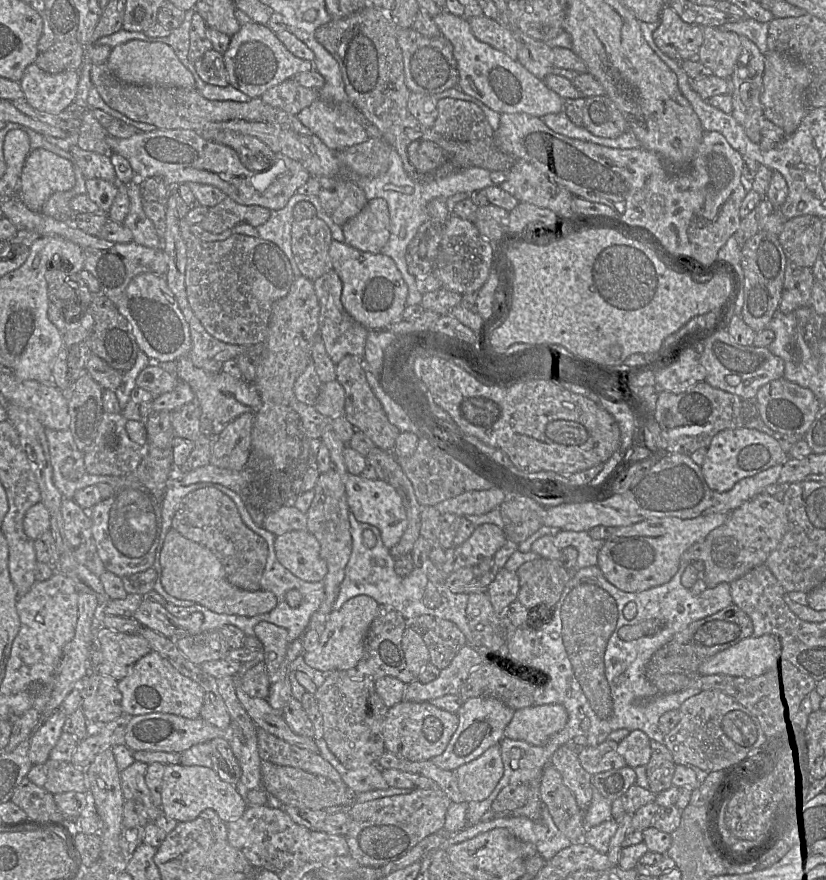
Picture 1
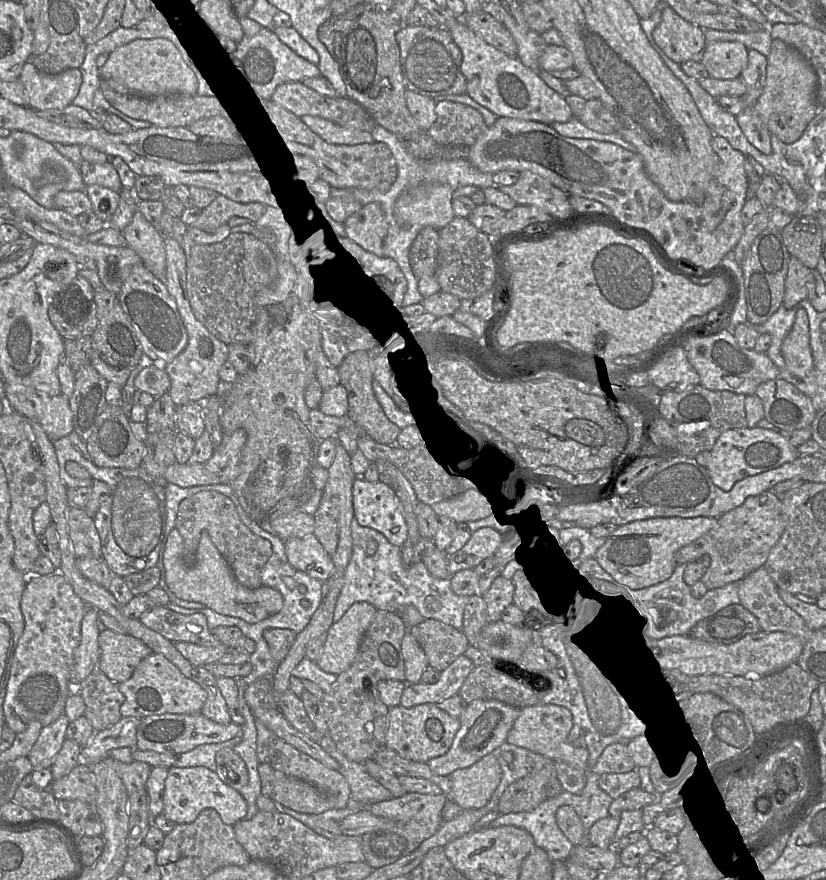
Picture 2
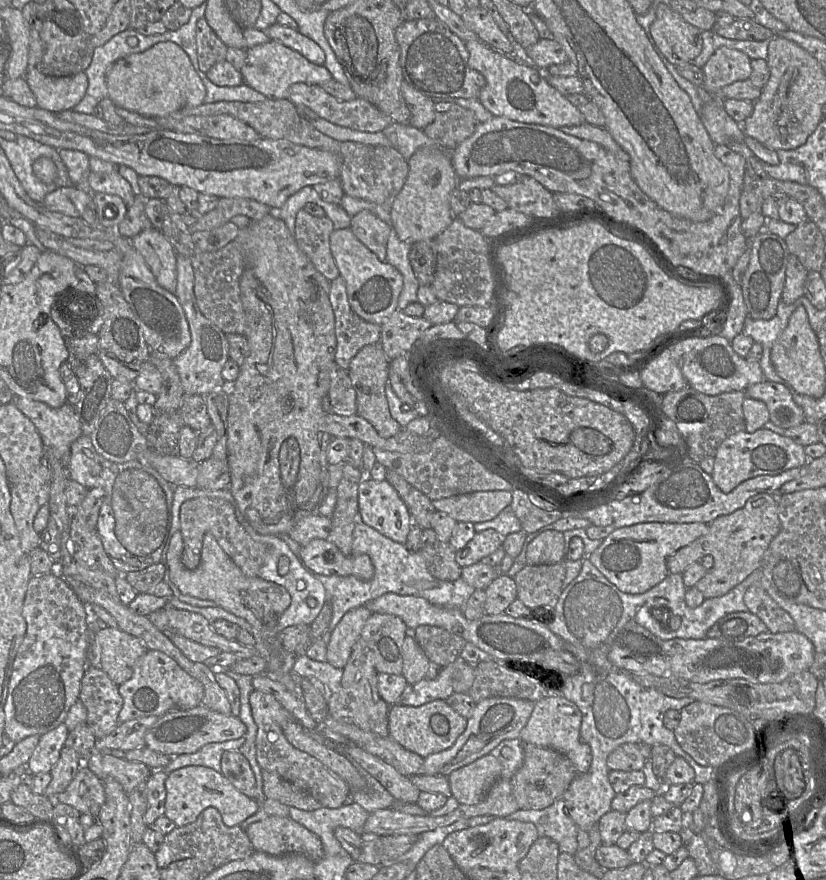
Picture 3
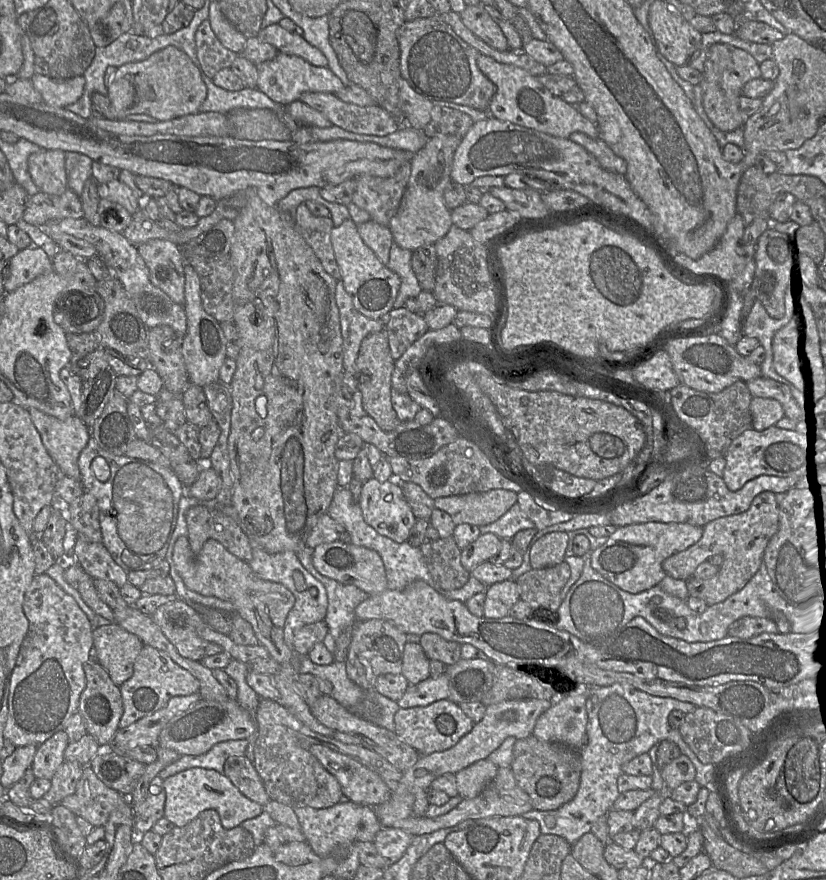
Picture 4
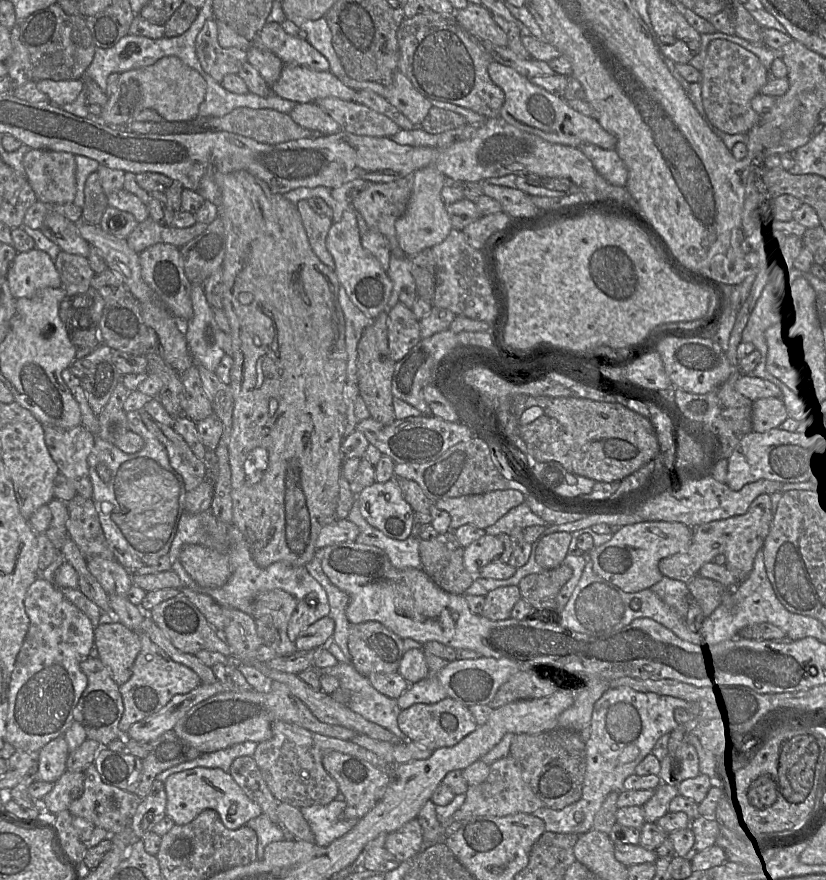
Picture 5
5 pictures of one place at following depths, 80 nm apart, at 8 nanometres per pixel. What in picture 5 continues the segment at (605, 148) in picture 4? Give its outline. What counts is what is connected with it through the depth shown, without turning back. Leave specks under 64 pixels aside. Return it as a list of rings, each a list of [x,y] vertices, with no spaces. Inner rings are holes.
[[[582,144],[579,149],[607,182],[614,186],[626,186],[628,170],[616,150],[602,149],[593,144]]]

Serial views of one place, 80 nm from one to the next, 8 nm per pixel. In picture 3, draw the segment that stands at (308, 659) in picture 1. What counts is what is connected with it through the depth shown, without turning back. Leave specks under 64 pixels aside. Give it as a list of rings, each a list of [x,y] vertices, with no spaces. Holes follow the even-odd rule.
[[[366,606],[348,611],[331,632],[327,644],[326,662],[335,668],[344,669],[354,644],[372,612]]]

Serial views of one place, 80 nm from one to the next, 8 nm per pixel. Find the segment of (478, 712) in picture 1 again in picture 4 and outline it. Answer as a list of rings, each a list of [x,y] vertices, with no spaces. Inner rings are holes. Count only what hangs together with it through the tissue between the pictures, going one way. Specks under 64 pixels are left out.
[[[513,699],[486,706],[484,717],[474,724],[472,730],[464,735],[453,747],[421,755],[419,760],[405,770],[398,788],[390,793],[389,798],[372,807],[382,828],[393,828],[396,821],[413,815],[415,795],[418,791],[430,789],[433,780],[446,773],[456,774],[471,764],[486,759],[509,736],[517,739],[532,735],[536,721],[553,704],[553,700]]]

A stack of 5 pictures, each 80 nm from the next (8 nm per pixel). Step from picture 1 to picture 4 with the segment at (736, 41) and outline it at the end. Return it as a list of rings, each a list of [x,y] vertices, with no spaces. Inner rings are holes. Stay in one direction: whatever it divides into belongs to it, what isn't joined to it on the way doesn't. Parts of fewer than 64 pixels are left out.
[[[725,43],[711,45],[702,73],[703,107],[715,127],[723,132],[731,132],[743,127],[749,118],[739,108],[744,85],[761,78],[760,64],[747,51]]]

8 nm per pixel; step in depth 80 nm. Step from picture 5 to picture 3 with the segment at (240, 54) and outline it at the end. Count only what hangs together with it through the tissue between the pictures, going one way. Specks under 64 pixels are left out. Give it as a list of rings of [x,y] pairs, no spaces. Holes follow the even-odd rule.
[[[204,18],[198,20],[195,34],[199,69],[203,73],[218,62],[224,61],[227,46],[217,37]]]

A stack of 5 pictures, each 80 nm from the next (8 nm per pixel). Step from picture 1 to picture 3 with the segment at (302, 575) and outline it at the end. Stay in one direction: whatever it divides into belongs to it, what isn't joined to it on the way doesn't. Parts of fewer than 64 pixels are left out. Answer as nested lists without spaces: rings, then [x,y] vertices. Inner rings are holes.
[[[313,539],[302,546],[299,558],[313,574],[355,576],[366,581],[374,575],[374,567],[368,555],[346,556],[335,544],[324,539]]]

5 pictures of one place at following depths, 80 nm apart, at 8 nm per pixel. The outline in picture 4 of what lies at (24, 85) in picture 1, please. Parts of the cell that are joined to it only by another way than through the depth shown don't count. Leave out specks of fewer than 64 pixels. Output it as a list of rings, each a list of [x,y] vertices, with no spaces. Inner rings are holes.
[[[35,73],[31,78],[31,82],[42,95],[45,104],[65,108],[81,98],[86,80],[83,75],[70,79],[52,79]]]

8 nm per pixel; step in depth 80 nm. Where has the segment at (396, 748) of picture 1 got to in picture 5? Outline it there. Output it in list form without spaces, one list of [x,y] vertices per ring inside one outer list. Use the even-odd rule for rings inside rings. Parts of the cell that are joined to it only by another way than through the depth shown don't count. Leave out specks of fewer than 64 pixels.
[[[450,697],[433,704],[413,704],[400,711],[397,723],[407,740],[432,751],[456,745],[478,726],[468,706]]]

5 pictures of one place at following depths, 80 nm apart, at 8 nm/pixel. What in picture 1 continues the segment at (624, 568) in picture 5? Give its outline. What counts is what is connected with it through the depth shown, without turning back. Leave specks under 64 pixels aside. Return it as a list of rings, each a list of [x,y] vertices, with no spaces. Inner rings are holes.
[[[716,513],[690,519],[650,518],[617,527],[599,551],[597,566],[611,584],[625,592],[641,592],[663,585],[677,573],[683,553],[723,525],[728,516],[729,513]]]

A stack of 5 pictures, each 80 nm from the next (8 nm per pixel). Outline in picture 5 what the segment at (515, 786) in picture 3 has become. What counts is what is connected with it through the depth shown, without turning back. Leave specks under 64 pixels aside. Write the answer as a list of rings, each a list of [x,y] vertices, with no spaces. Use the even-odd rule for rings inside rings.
[[[556,727],[538,734],[515,734],[509,755],[519,763],[524,781],[544,807],[561,810],[581,798],[586,772],[586,742],[580,732]]]

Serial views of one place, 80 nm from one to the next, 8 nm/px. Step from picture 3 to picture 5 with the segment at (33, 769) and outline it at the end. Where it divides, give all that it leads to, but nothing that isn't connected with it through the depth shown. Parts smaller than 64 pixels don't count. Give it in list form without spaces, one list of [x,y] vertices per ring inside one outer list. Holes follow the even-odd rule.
[[[59,736],[48,742],[35,755],[38,765],[35,781],[56,782],[67,770],[68,755],[68,745],[64,736]]]

